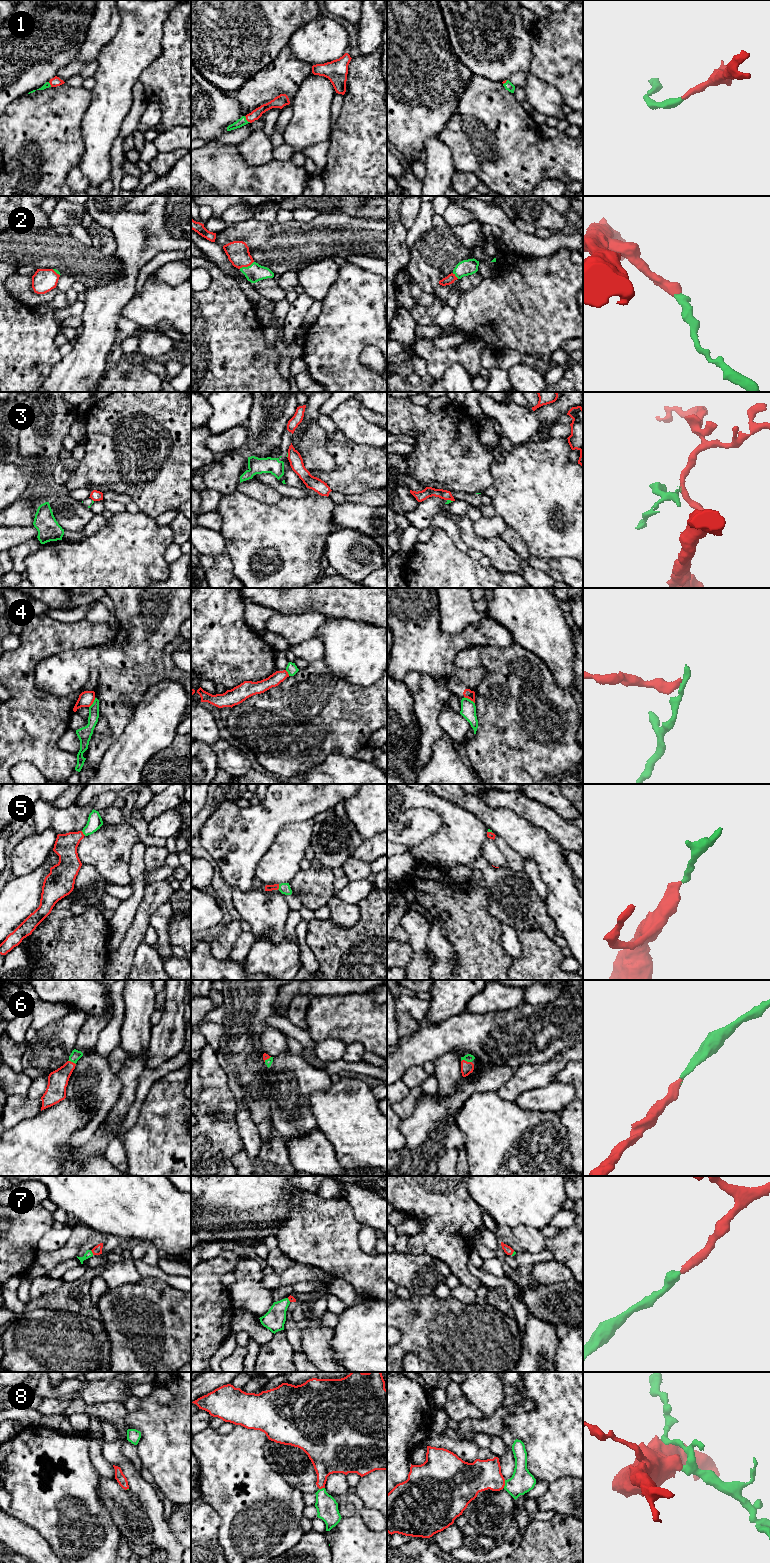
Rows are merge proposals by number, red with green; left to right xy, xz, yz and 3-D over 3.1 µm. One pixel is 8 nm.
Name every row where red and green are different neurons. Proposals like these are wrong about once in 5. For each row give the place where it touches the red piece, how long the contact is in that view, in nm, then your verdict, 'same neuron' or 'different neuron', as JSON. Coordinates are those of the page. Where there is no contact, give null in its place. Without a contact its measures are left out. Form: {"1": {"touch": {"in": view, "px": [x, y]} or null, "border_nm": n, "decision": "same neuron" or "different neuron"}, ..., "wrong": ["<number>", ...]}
{"1": {"touch": {"in": "xz", "px": [247, 120]}, "border_nm": 80, "decision": "same neuron"}, "2": {"touch": {"in": "xz", "px": [246, 266]}, "border_nm": 130, "decision": "same neuron"}, "3": {"touch": {"in": "yz", "px": [450, 499]}, "border_nm": 50, "decision": "different neuron"}, "4": {"touch": {"in": "yz", "px": [469, 698]}, "border_nm": 110, "decision": "different neuron"}, "5": {"touch": {"in": "xz", "px": [278, 887]}, "border_nm": 50, "decision": "same neuron"}, "6": {"touch": {"in": "yz", "px": [466, 1061]}, "border_nm": 90, "decision": "same neuron"}, "7": {"touch": {"in": "xy", "px": [92, 1252]}, "border_nm": 50, "decision": "same neuron"}, "8": {"touch": {"in": "yz", "px": [504, 1484]}, "border_nm": 70, "decision": "same neuron"}, "wrong": ["3", "4"]}

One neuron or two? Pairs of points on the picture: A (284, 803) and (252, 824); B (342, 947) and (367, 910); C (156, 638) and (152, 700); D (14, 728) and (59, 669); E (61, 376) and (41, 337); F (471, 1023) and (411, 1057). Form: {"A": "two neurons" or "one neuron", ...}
{"A": "one neuron", "B": "one neuron", "C": "two neurons", "D": "two neurons", "E": "two neurons", "F": "one neuron"}

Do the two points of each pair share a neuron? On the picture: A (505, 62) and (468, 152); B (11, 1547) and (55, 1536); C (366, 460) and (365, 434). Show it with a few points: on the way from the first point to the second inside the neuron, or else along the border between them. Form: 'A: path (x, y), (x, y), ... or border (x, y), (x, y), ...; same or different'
A: border (475, 74), (501, 83); different
B: border (26, 1524), (33, 1527), (54, 1552); different
C: border (344, 434), (354, 442), (376, 447); different

